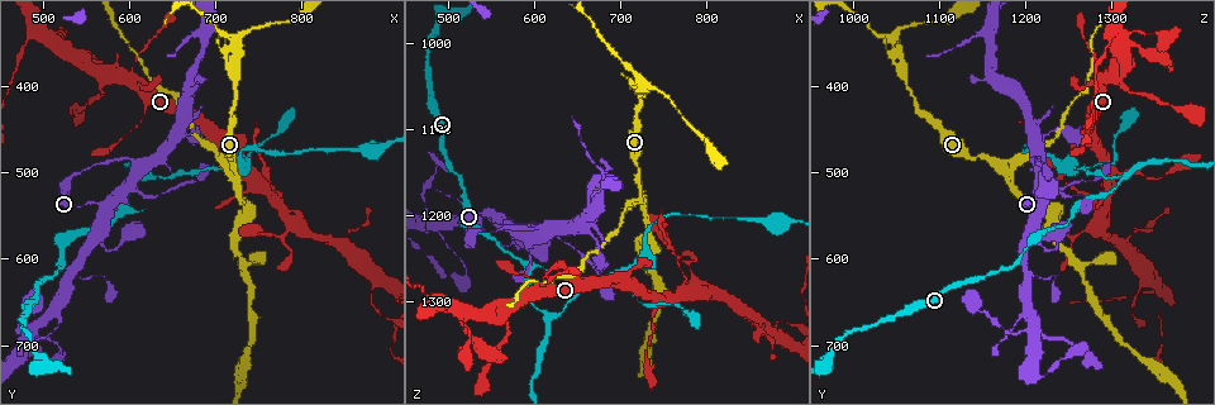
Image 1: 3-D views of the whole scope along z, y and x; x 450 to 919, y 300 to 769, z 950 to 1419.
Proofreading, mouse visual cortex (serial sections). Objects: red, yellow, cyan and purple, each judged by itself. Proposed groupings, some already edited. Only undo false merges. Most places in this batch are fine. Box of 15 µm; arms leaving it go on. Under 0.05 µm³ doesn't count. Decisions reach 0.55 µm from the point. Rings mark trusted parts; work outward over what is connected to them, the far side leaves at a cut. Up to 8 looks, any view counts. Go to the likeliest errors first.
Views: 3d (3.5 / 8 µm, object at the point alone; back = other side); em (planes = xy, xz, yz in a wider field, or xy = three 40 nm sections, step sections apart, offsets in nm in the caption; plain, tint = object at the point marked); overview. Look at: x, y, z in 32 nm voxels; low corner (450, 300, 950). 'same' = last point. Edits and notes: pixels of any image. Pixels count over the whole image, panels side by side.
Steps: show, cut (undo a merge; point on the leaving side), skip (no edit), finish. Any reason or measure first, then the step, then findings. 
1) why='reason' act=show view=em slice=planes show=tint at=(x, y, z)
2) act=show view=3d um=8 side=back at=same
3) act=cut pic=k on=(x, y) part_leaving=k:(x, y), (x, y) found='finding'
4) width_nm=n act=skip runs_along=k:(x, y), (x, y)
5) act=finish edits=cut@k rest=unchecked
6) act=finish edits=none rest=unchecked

why='three arms meet' act=show view=3d um=8 at=(725, 365, 1055)

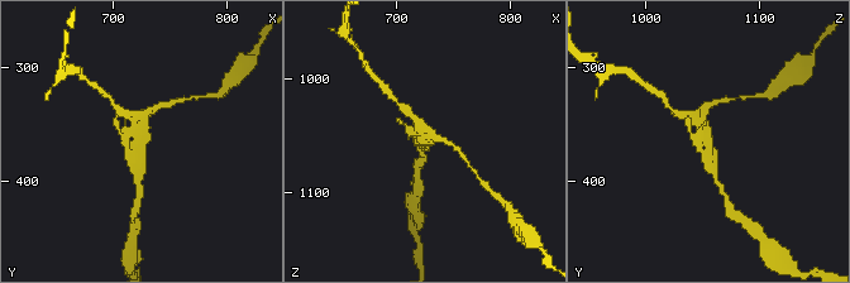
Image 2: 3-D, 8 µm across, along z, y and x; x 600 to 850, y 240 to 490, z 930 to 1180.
arms=3 arm_widths_nm=200,200,200 act=show view=em slice=xy step=5 show=tint at=(722, 360, 1058)

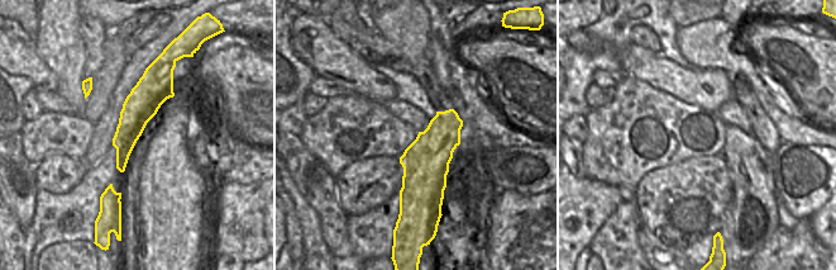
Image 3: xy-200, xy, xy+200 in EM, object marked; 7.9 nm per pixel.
act=cut pic=2 on=(687, 124) found='a second cell is stuck on'

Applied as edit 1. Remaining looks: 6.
act=show view=overview

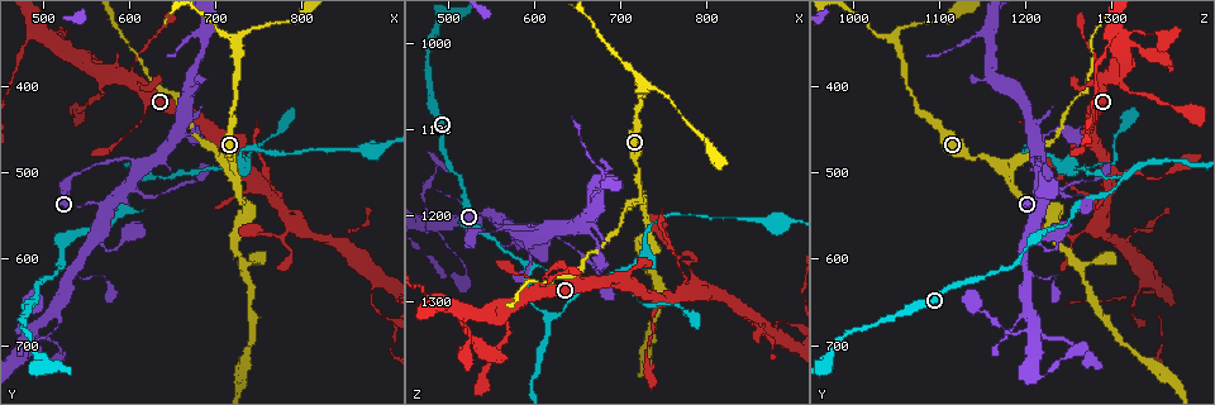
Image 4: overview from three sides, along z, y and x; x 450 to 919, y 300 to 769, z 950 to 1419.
why='branch point' act=show view=3d um=3.5 side=back at=(615, 505, 1320)

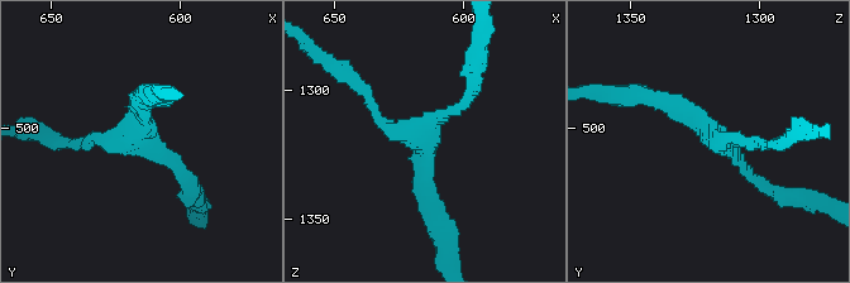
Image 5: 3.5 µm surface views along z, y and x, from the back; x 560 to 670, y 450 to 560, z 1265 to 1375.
why='need the tissue' act=show view=em slice=xy step=5 show=tint at=(617, 504, 1318)

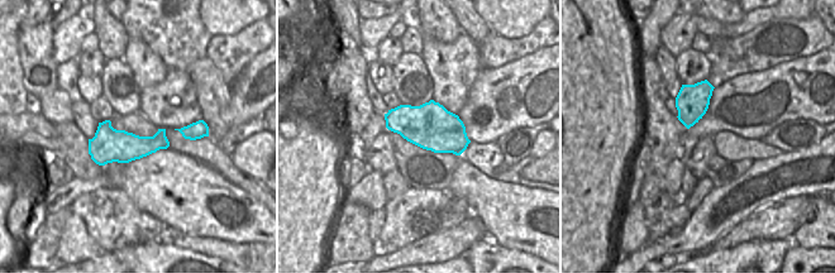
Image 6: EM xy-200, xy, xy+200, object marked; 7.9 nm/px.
why='another direction' act=show view=em slice=xy step=3 show=tint at=same

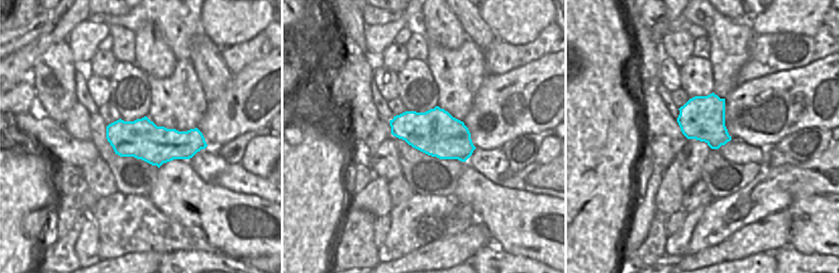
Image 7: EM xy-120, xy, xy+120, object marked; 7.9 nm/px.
arm_widths_nm=150,150,250 act=skip runs_along=5:(190, 183), (135, 137), (77, 144) found='one cell here'

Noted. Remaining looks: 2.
why='side arm on a straight run' act=show view=3d um=3.5 at=(695, 495, 1270)

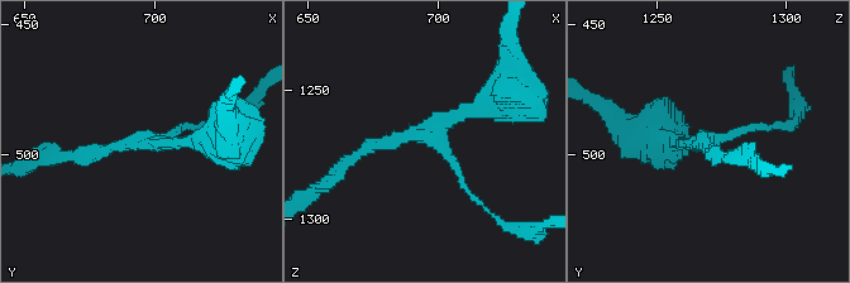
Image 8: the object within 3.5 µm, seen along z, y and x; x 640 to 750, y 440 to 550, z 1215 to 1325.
act=show view=em slice=xy step=5 show=tint at=(696, 497, 1266)

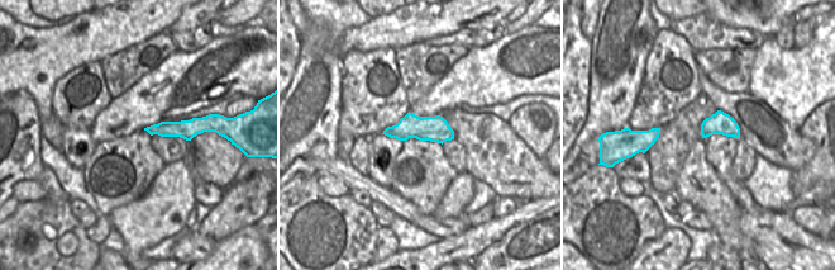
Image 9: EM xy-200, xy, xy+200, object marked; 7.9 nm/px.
arm_widths_nm=150,150,200 act=skip runs_along=8:(348, 166), (371, 145), (421, 137), (502, 97) found='continuous, no second cell'

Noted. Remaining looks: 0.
act=finish edits=cut@2 rest=unchecked

